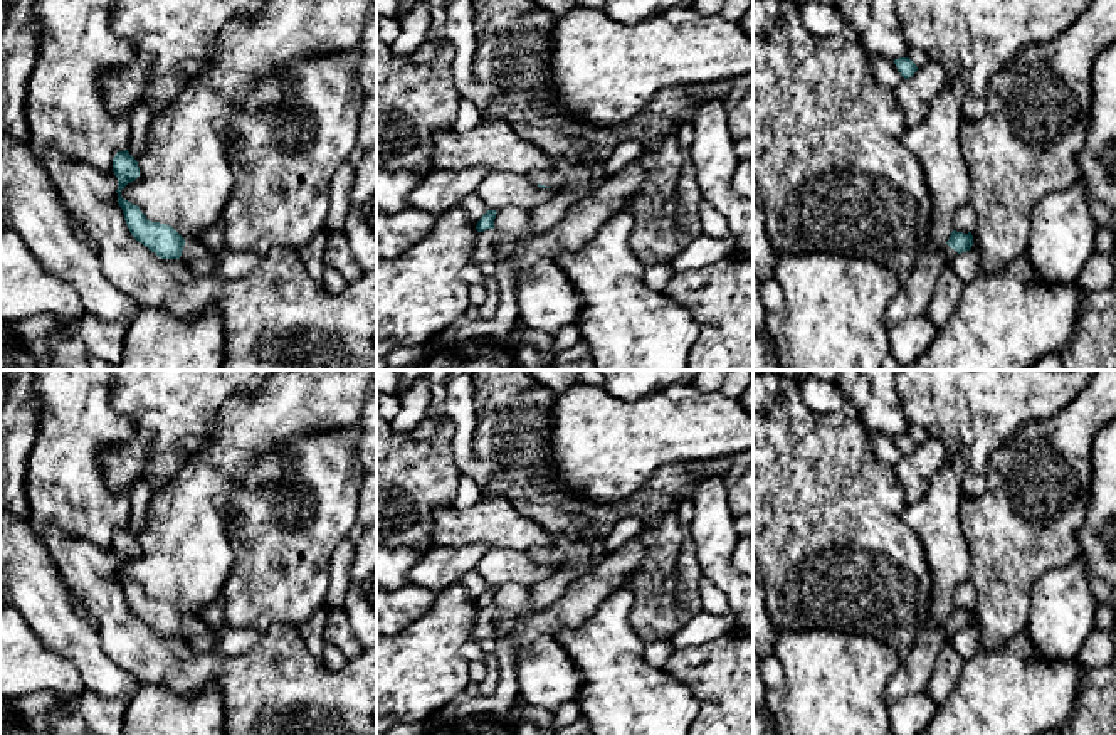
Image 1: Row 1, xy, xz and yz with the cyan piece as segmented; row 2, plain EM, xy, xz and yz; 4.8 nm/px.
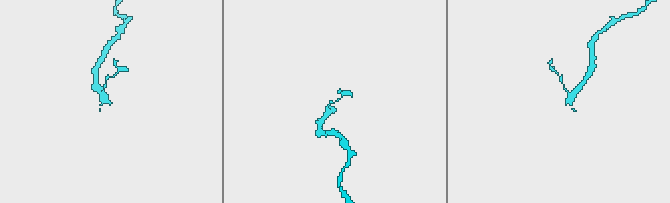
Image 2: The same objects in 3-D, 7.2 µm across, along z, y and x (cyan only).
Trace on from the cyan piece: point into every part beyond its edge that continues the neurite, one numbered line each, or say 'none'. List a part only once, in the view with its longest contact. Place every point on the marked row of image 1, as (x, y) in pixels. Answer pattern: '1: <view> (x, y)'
1: xy (194, 249)

